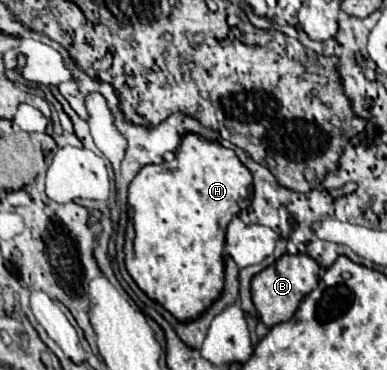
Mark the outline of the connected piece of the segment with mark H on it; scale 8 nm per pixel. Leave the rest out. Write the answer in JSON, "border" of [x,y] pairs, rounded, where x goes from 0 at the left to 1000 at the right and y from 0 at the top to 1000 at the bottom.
{"border":[[[473,362],[468,368],[468,395],[452,411],[452,427],[442,438],[416,438],[416,443],[380,443],[375,454],[359,459],[359,470],[344,481],[344,492],[333,497],[333,551],[344,557],[344,611],[349,611],[349,649],[344,649],[344,676],[339,692],[323,697],[323,719],[333,730],[333,741],[344,746],[344,757],[354,762],[354,773],[395,811],[406,811],[411,822],[421,822],[457,865],[483,870],[488,859],[509,859],[530,843],[530,832],[571,800],[571,773],[576,773],[576,659],[581,659],[581,622],[587,605],[597,600],[602,584],[612,584],[628,562],[638,562],[649,551],[649,524],[654,524],[654,470],[649,459],[612,427],[612,416],[581,395],[571,395],[561,378],[535,378],[514,362]]]}

